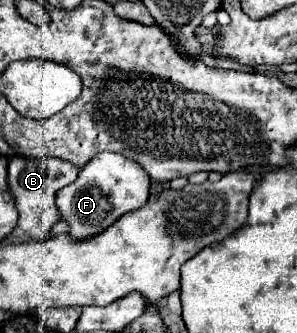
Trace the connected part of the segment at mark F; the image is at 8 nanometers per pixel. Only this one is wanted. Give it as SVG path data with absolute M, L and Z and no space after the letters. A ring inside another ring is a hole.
M101 152L79 172L73 184L57 192L57 208L61 220L69 224L67 234L79 240L87 240L105 232L125 212L137 210L147 202L149 184L151 178L139 164L125 158L123 154Z

